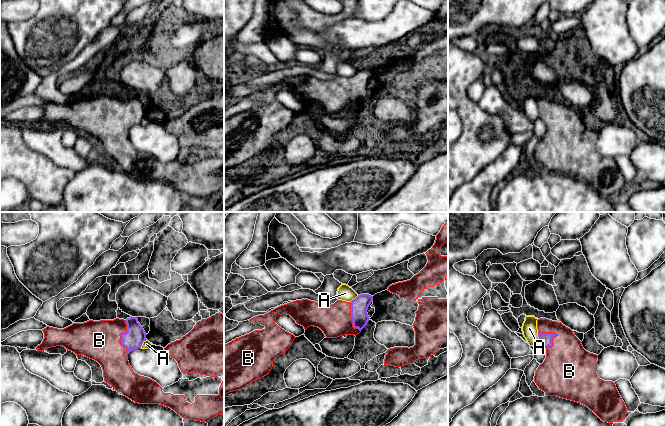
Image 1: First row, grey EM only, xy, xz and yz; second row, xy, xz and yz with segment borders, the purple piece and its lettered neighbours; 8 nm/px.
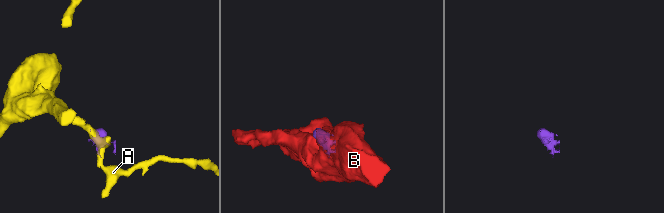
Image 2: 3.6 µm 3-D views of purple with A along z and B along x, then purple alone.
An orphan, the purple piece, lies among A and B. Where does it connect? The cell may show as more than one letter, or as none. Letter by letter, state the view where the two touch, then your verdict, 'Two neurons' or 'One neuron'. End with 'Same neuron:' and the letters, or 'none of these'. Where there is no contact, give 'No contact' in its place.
A: Touches purple in xy. Two neurons
B: Touches purple in xy. One neuron
Same neuron: B

